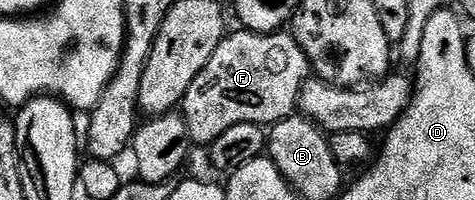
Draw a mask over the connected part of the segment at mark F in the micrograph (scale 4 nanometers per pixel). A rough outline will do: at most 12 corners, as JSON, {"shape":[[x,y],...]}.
{"shape":[[287,31],[225,35],[190,82],[193,145],[297,111],[310,79]]}

